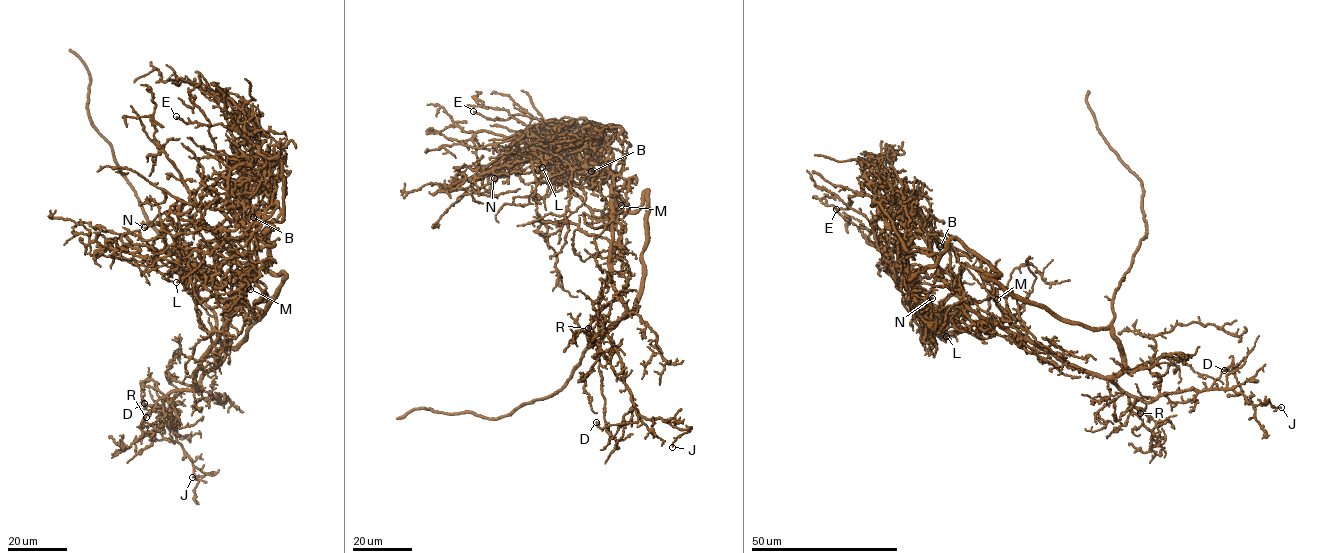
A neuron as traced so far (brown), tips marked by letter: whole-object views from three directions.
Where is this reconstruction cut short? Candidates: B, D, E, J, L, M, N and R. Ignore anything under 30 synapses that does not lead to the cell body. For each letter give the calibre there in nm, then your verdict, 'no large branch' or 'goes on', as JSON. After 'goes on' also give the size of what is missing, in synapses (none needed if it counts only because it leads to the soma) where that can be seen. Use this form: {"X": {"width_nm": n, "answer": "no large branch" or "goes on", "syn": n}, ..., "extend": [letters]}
{"B": {"width_nm": 140, "answer": "no large branch"}, "D": {"width_nm": 440, "answer": "no large branch"}, "E": {"width_nm": 260, "answer": "no large branch"}, "J": {"width_nm": 130, "answer": "no large branch"}, "L": {"width_nm": 200, "answer": "no large branch"}, "M": {"width_nm": 440, "answer": "no large branch"}, "N": {"width_nm": 400, "answer": "no large branch"}, "R": {"width_nm": 150, "answer": "no large branch"}, "extend": []}

